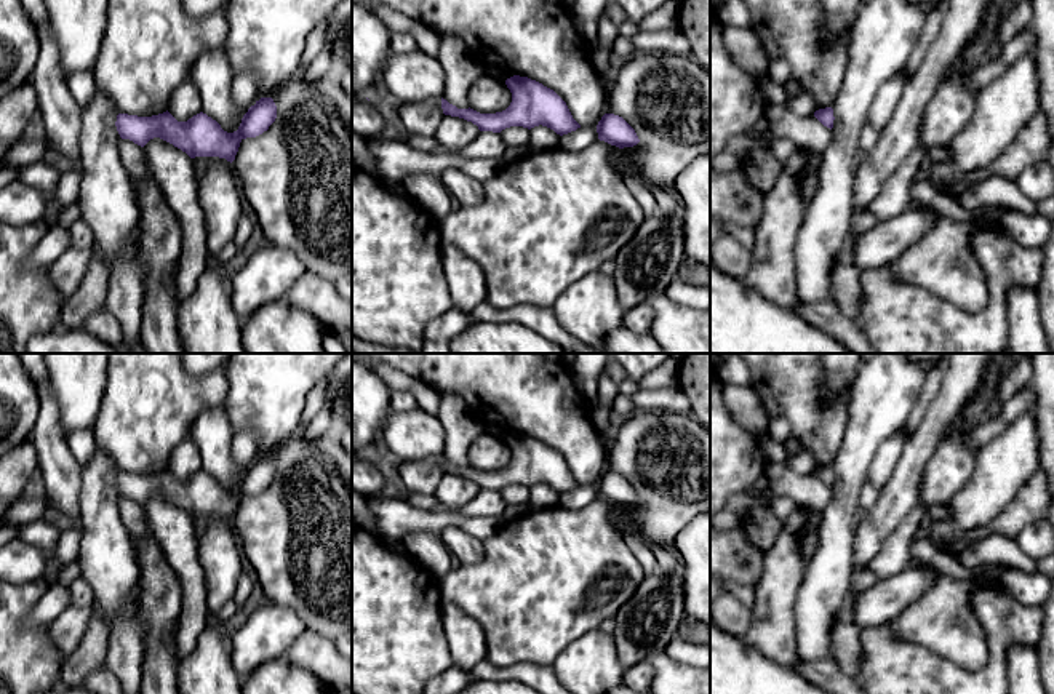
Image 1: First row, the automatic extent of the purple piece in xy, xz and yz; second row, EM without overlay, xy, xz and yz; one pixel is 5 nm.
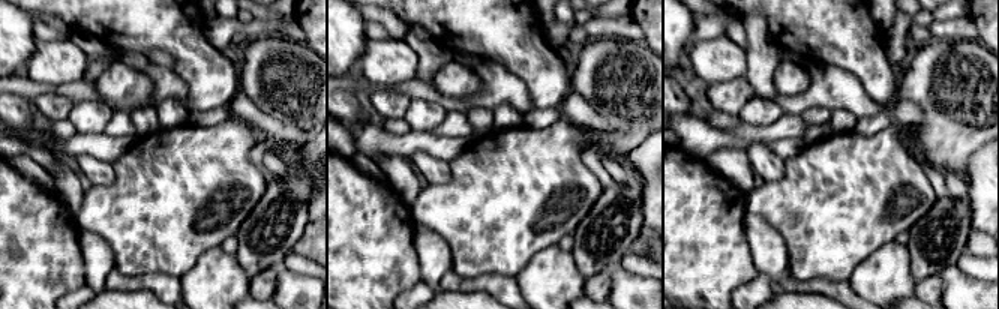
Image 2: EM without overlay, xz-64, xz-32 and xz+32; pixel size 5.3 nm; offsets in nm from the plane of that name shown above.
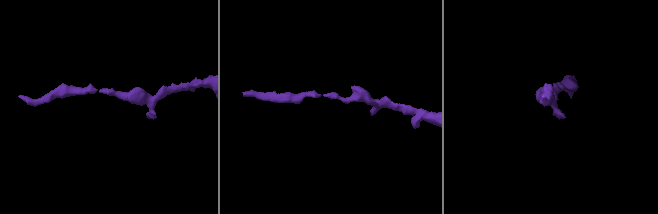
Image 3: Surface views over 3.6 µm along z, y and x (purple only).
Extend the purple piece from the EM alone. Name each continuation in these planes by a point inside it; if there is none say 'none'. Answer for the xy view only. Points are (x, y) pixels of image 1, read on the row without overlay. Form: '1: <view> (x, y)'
none

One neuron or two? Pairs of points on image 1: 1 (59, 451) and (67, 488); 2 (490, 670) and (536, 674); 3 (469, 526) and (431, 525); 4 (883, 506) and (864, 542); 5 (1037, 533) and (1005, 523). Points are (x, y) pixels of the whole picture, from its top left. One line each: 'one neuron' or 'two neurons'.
1: one neuron
2: one neuron
3: one neuron
4: one neuron
5: two neurons

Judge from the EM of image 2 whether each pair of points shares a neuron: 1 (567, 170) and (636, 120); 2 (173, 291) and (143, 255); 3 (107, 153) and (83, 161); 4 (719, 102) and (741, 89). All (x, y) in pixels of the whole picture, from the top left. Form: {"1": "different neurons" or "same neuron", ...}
{"1": "different neurons", "2": "different neurons", "3": "different neurons", "4": "same neuron"}

